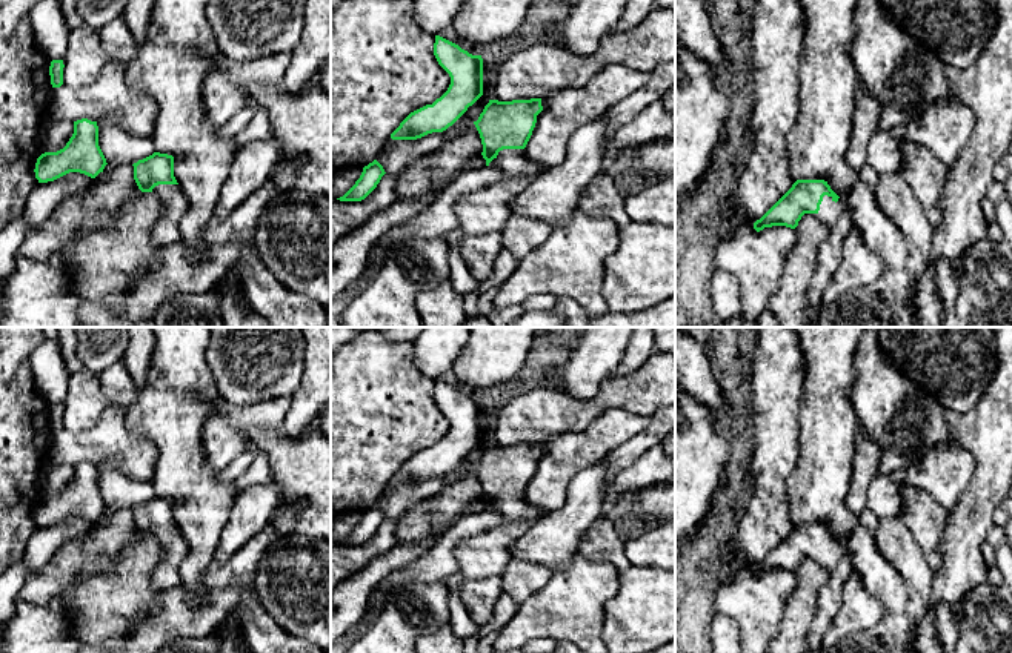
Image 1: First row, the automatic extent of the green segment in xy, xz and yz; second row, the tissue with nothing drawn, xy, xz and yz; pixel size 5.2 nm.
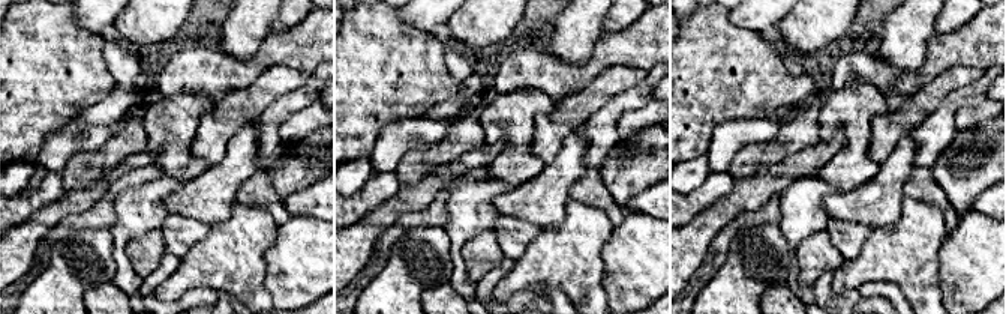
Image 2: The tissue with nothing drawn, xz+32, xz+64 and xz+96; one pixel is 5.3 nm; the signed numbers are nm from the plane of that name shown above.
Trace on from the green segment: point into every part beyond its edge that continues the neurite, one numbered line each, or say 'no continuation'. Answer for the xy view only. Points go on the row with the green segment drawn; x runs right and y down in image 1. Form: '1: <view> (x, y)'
1: xy (174, 205)

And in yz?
1: yz (895, 298)

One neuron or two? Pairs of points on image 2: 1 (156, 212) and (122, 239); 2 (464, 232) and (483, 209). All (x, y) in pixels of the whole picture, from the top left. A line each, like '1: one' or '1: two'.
1: one
2: one

